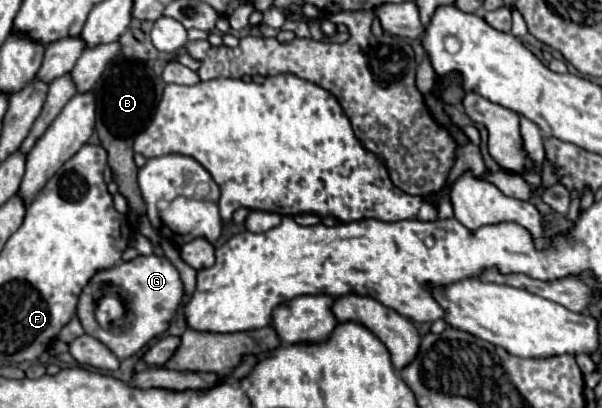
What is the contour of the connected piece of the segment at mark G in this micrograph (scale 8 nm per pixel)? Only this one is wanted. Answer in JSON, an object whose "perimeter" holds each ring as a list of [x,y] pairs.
{"perimeter":[[[137,256],[131,262],[121,262],[109,270],[99,272],[97,276],[105,276],[101,278],[101,282],[113,282],[115,286],[123,288],[129,296],[129,308],[133,312],[133,324],[127,330],[121,332],[111,332],[99,326],[99,322],[95,320],[95,298],[93,298],[93,282],[83,290],[81,298],[79,298],[79,306],[77,306],[77,316],[85,328],[85,332],[89,336],[95,336],[99,342],[103,342],[119,360],[125,360],[129,356],[135,356],[149,340],[161,336],[167,328],[171,318],[175,316],[181,300],[183,300],[183,282],[181,276],[177,272],[177,268],[165,258],[165,256]]]}

